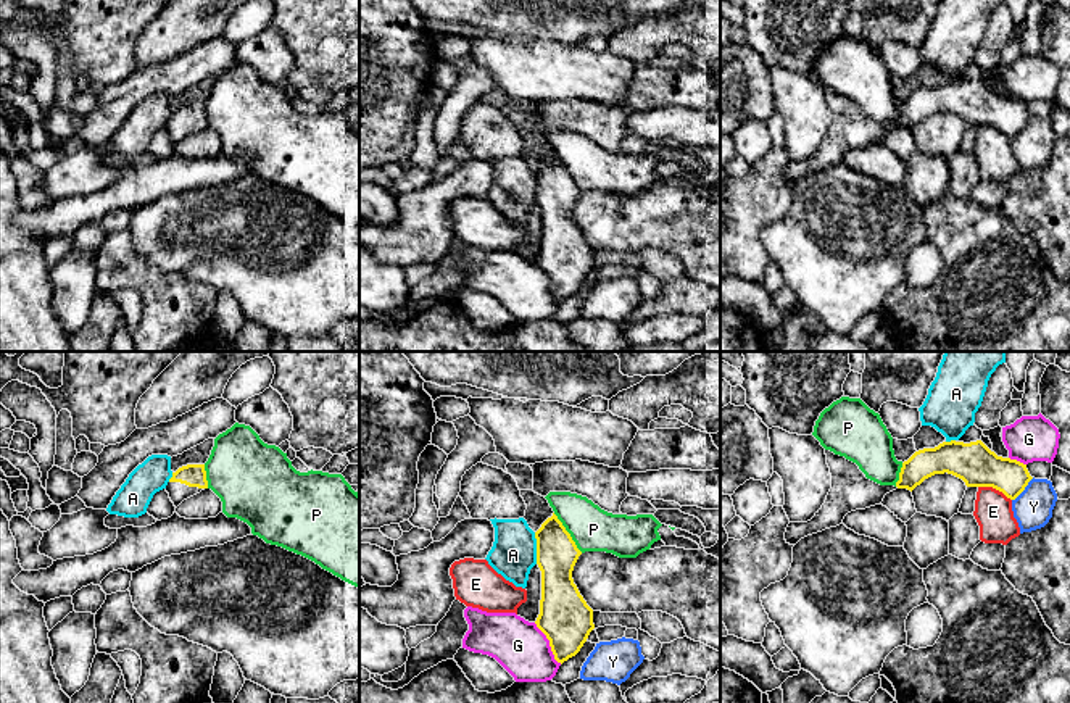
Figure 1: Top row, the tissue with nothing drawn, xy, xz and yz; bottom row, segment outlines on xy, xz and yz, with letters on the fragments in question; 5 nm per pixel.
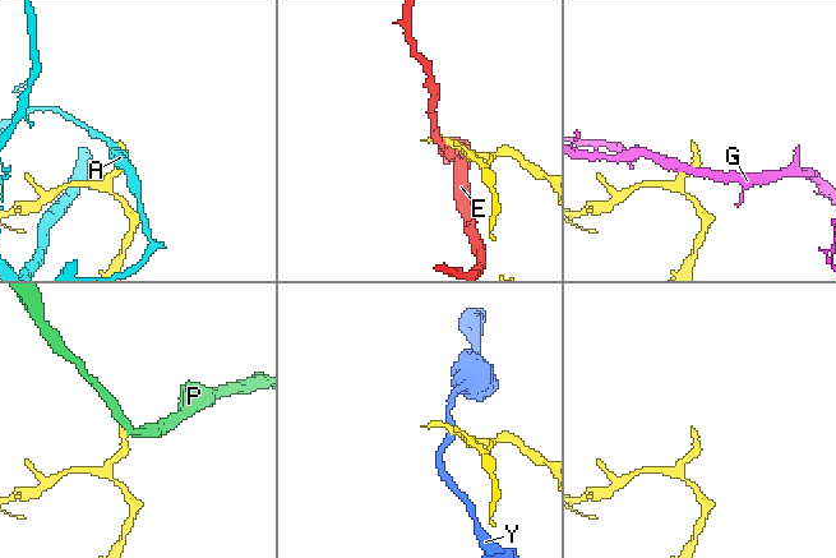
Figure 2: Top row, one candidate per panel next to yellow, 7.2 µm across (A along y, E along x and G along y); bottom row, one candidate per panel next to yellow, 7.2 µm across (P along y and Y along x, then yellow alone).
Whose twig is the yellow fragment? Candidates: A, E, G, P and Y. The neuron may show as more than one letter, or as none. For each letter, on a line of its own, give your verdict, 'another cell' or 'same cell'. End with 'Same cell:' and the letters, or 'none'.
A: another cell
E: another cell
G: another cell
P: another cell
Y: another cell
Same cell: none

